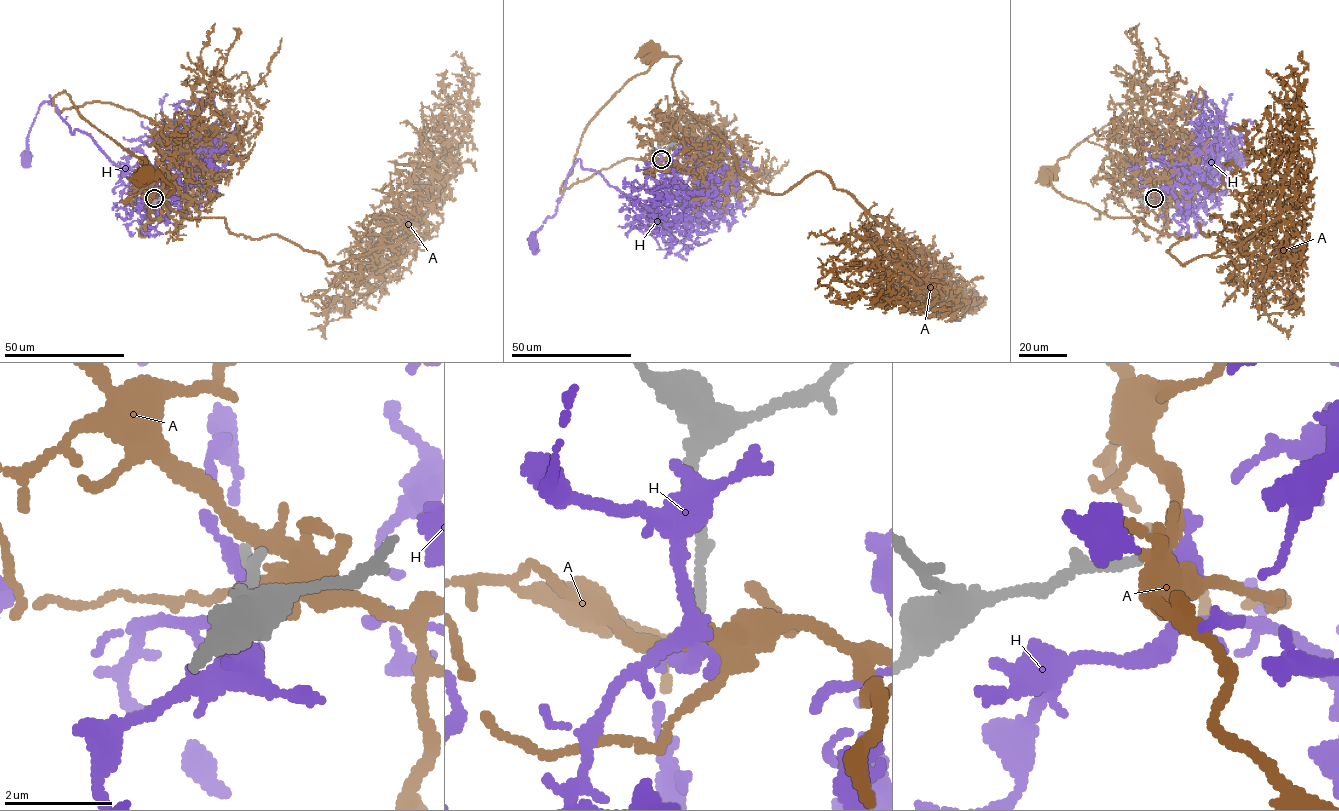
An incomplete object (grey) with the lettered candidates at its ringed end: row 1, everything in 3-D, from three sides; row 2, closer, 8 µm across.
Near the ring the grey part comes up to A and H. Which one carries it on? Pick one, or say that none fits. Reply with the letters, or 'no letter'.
no letter

